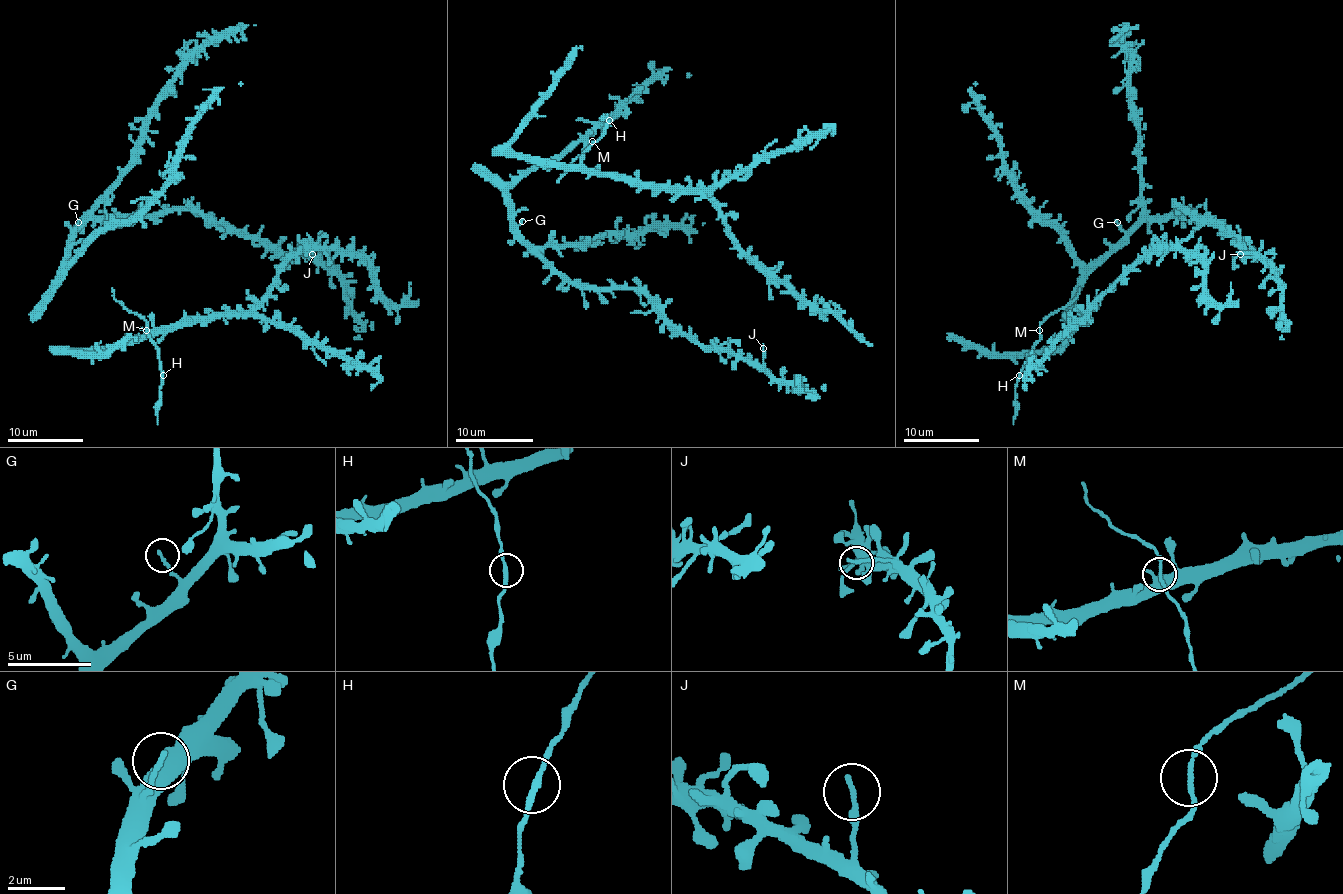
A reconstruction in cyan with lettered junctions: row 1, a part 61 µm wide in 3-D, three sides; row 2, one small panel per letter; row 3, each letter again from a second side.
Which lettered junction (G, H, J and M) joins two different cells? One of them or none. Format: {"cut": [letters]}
{"cut": ["M"]}

